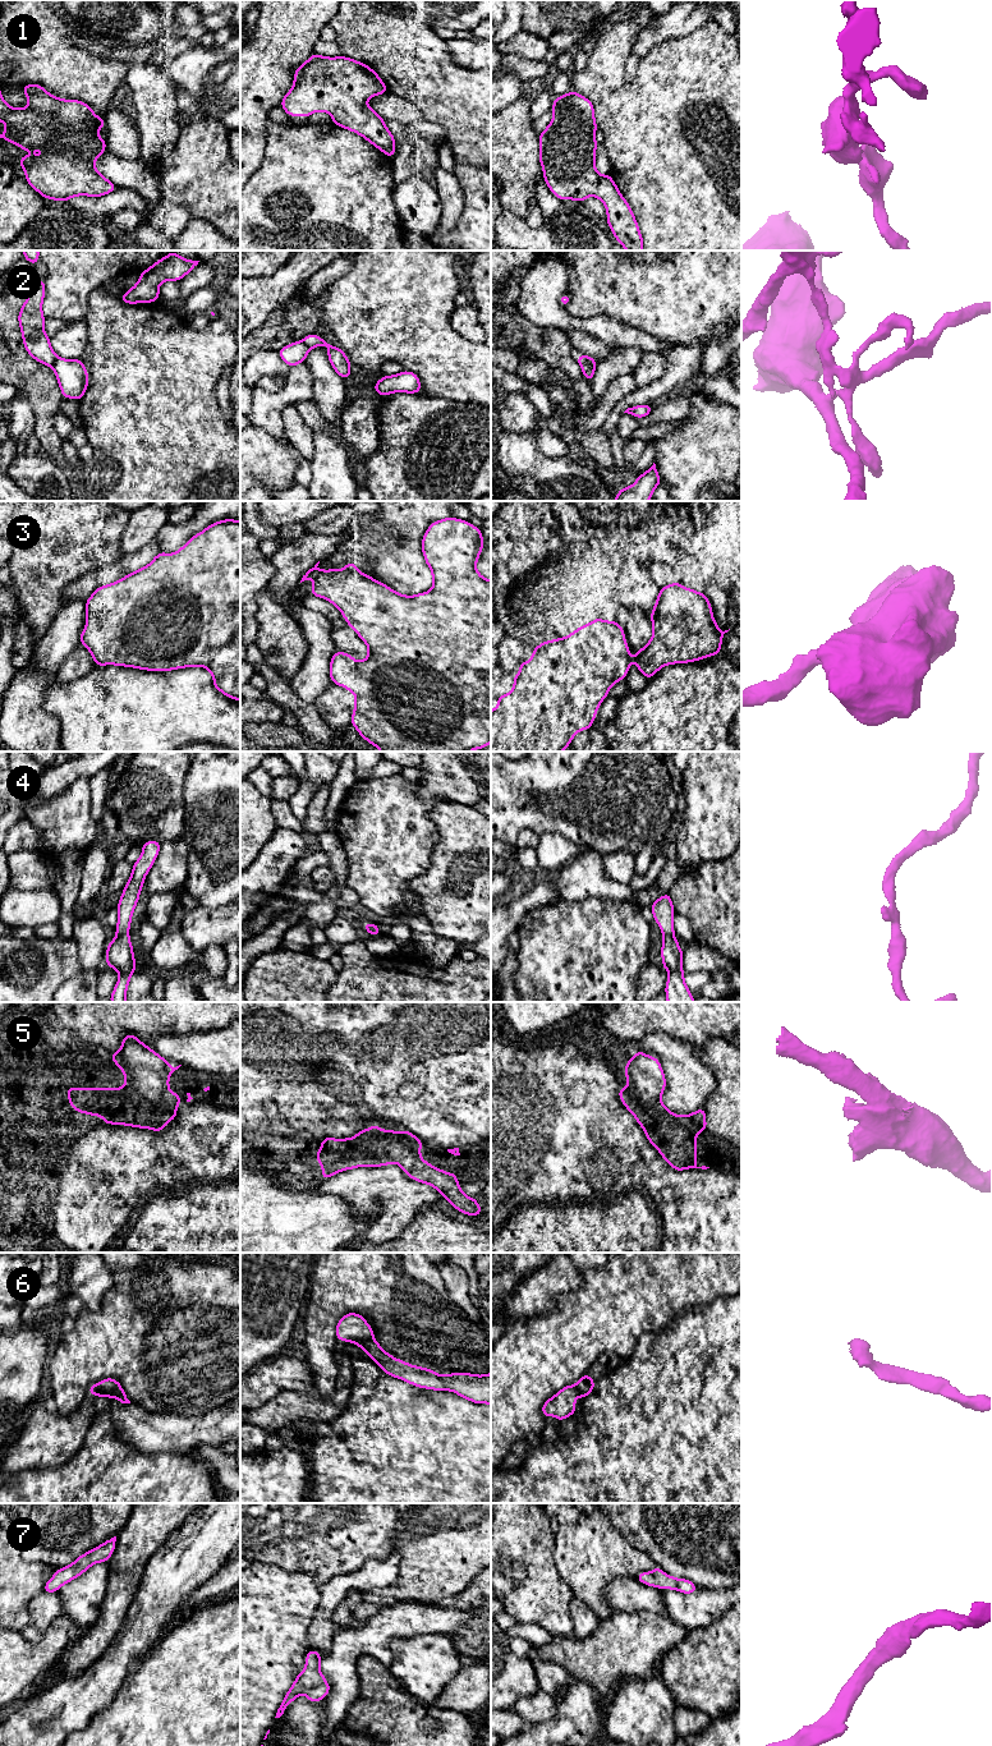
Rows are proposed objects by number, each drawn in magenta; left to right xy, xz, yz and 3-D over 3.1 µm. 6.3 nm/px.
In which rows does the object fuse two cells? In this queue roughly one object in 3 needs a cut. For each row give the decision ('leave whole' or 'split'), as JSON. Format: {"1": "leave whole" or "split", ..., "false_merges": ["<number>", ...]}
{"1": "leave whole", "2": "split", "3": "leave whole", "4": "leave whole", "5": "leave whole", "6": "split", "7": "leave whole", "false_merges": ["2", "6"]}

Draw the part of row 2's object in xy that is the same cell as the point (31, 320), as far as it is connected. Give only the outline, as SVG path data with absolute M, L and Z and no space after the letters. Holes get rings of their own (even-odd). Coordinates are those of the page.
M45 280L29 285L28 298L18 314L23 344L28 354L37 362L54 367L58 355L50 345L46 335L42 302L45 298Z

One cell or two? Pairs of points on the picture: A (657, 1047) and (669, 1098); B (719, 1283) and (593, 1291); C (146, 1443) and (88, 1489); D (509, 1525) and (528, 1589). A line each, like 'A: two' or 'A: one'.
A: one
B: one
C: two
D: one

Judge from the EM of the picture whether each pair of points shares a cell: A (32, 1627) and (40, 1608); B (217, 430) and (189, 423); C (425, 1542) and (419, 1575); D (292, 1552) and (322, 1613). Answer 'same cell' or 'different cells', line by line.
A: same cell
B: same cell
C: same cell
D: different cells

